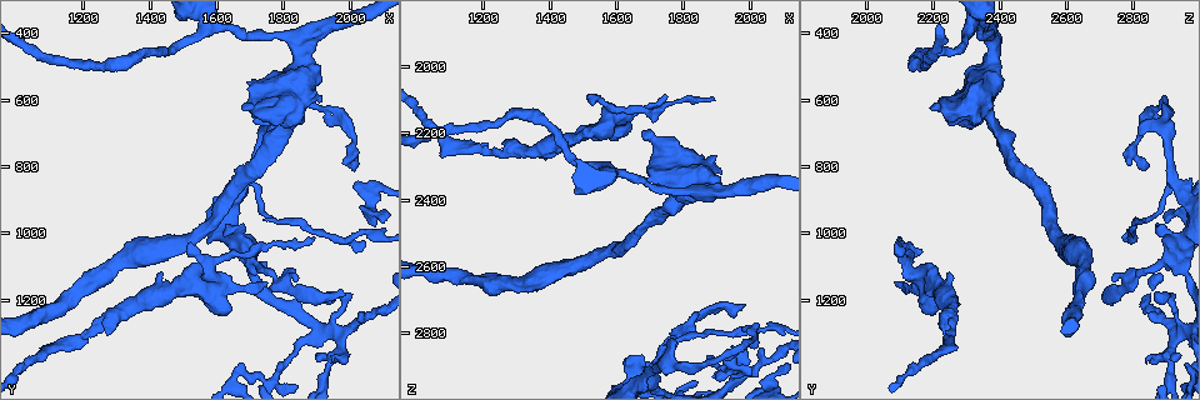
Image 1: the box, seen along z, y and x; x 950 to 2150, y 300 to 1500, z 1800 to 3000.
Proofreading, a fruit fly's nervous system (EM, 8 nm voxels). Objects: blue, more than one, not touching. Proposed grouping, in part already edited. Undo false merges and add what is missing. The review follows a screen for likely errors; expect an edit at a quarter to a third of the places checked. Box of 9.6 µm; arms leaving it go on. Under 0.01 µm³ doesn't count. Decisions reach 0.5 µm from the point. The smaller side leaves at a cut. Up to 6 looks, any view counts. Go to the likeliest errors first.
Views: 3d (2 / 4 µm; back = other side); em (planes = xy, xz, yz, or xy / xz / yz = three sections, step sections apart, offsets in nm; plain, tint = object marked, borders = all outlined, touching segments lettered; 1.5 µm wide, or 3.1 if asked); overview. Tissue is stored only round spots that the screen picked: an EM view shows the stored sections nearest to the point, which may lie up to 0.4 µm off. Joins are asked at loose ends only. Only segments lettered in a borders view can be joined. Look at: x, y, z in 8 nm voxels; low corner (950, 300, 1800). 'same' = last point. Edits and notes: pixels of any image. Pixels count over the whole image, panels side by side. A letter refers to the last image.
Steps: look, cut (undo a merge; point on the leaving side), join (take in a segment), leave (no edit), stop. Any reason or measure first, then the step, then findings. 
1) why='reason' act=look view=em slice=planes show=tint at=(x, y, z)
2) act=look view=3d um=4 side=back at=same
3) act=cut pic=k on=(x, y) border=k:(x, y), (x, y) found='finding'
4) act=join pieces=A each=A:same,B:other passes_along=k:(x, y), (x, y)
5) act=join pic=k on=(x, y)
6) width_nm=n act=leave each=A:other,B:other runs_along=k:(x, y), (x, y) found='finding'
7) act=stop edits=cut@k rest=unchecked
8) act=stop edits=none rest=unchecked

why='tapers out' act=look view=3d um=2 at=(1750, 1150, 2080)

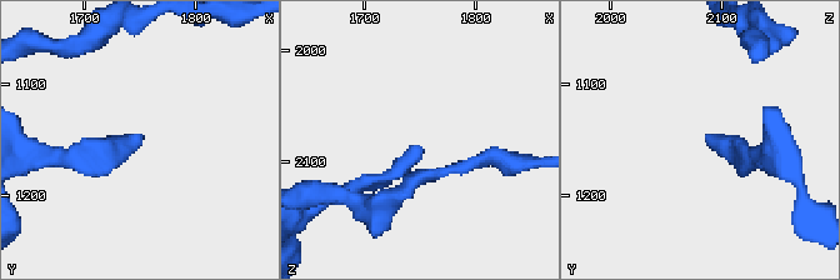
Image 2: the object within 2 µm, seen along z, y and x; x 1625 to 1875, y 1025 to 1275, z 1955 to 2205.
act=look view=em slice=planes show=borders at=(1746, 1142, 2082)

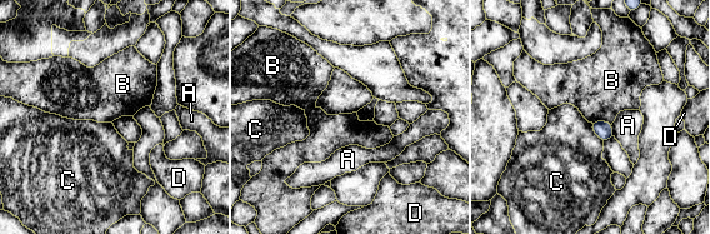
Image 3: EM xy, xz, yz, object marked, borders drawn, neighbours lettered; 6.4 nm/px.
longest_contact=C:150nm act=leave each=A:other,B:other,C:other,D:other border=3:(591, 122), (609, 122), (611, 124) found='none of them fits'

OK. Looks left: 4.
why='arms part here' act=look view=em slice=yz step=4 show=tint at=(1420, 1180, 2230)

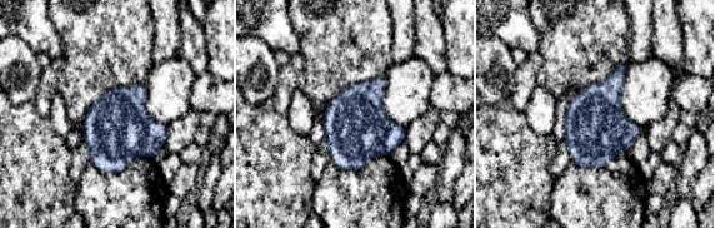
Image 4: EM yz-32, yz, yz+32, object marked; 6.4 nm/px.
act=look view=em slice=planes show=borders at=same

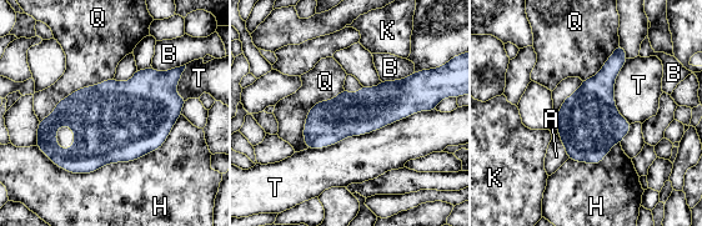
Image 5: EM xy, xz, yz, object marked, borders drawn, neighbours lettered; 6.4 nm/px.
width_nm=280 act=leave each=A:other,B:other,H:other,K:other,Q:other,T:other border=5:(113, 78), (73, 91), (39, 121) found='all the same cell'

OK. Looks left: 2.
why='branch stops here' act=look view=em slice=yz step=4 show=tint at=(1940, 1370, 2840)

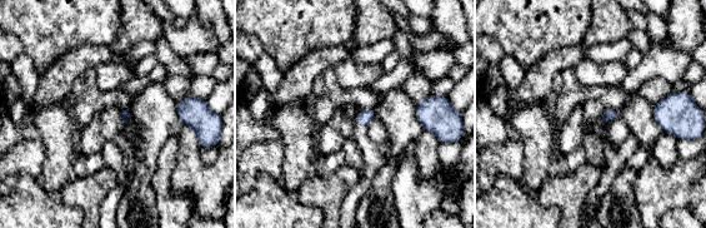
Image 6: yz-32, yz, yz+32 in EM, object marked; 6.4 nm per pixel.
why='what lies round it' act=look view=em slice=yz step=4 show=borders at=same

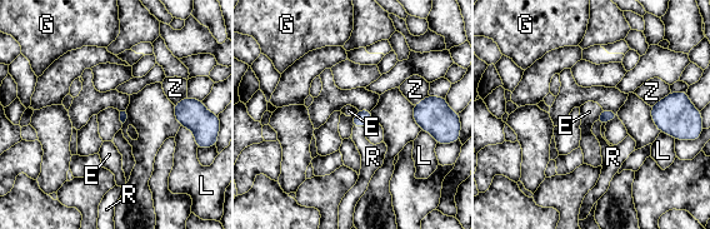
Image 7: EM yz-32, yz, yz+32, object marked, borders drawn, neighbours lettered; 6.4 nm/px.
longest_contact=Z:160nm act=join pieces=R each=E:other,G:other,L:other,R:same,Z:other found='it goes on there'

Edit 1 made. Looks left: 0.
act=stop edits=join@7 rest=unchecked

